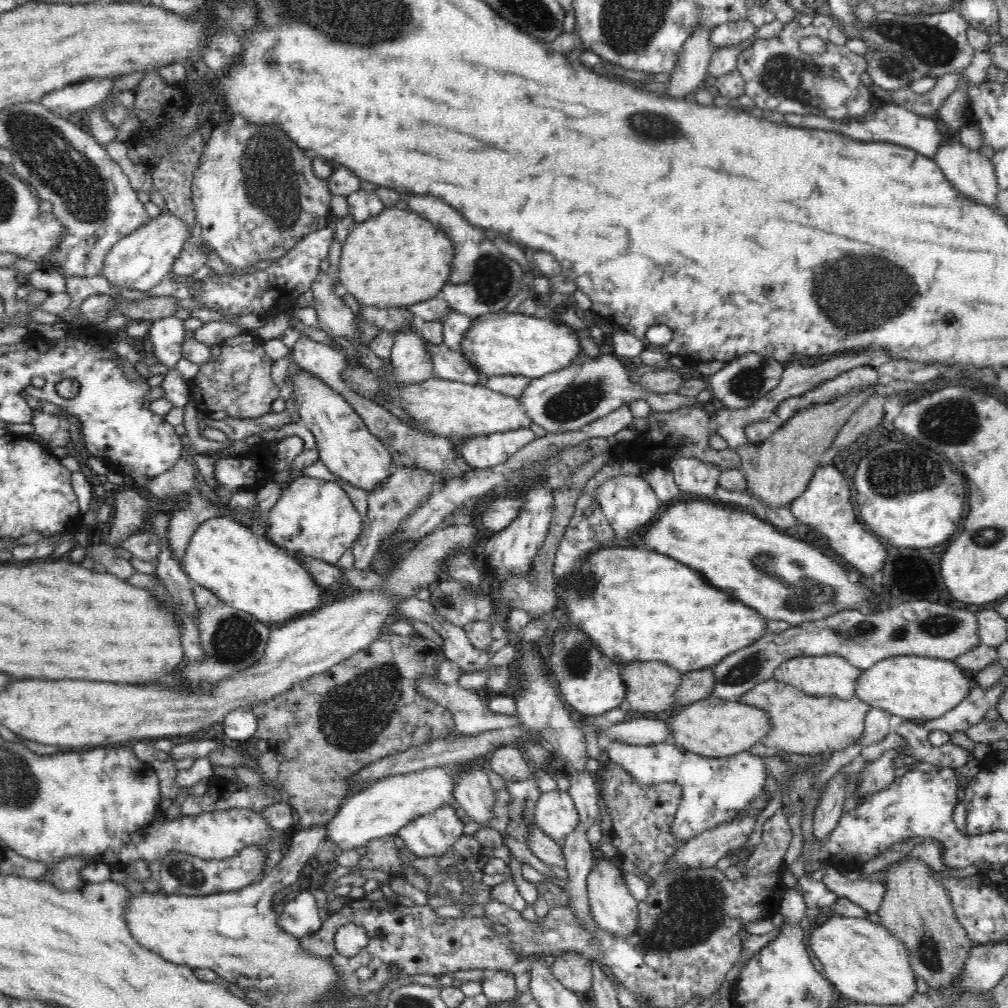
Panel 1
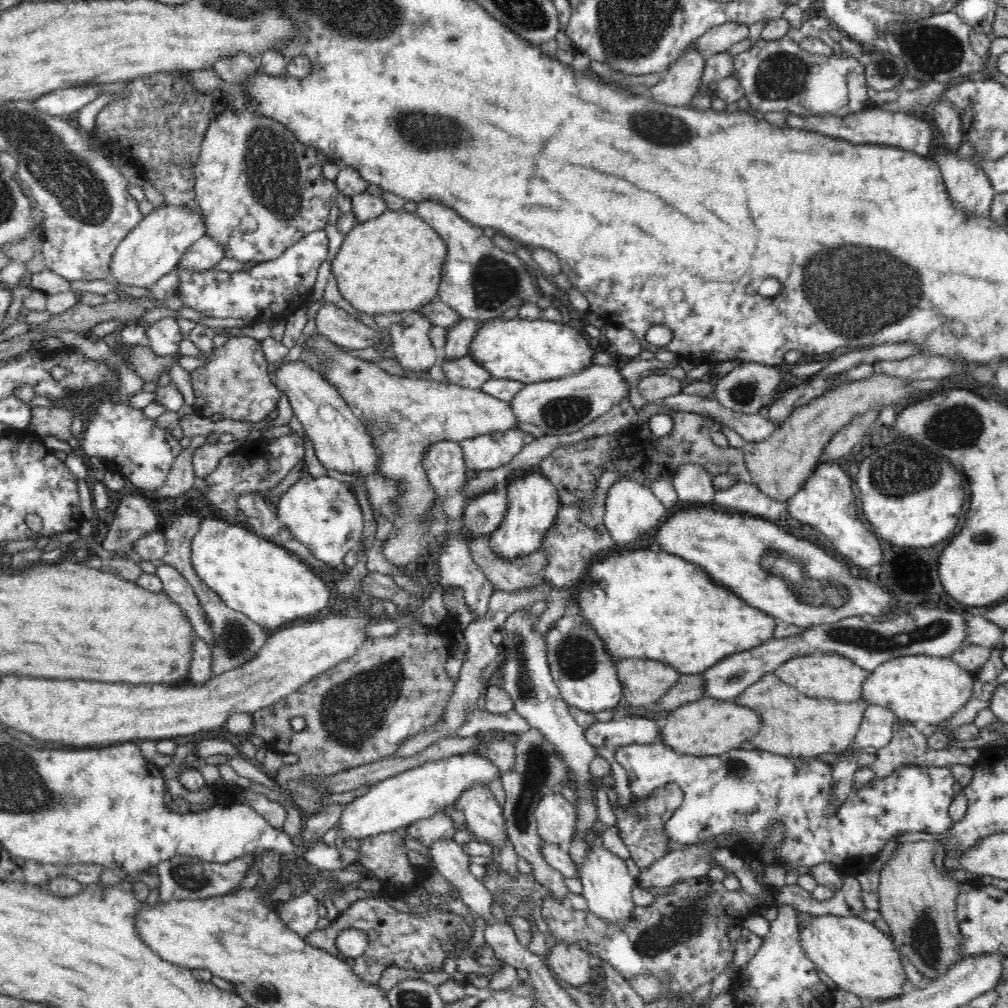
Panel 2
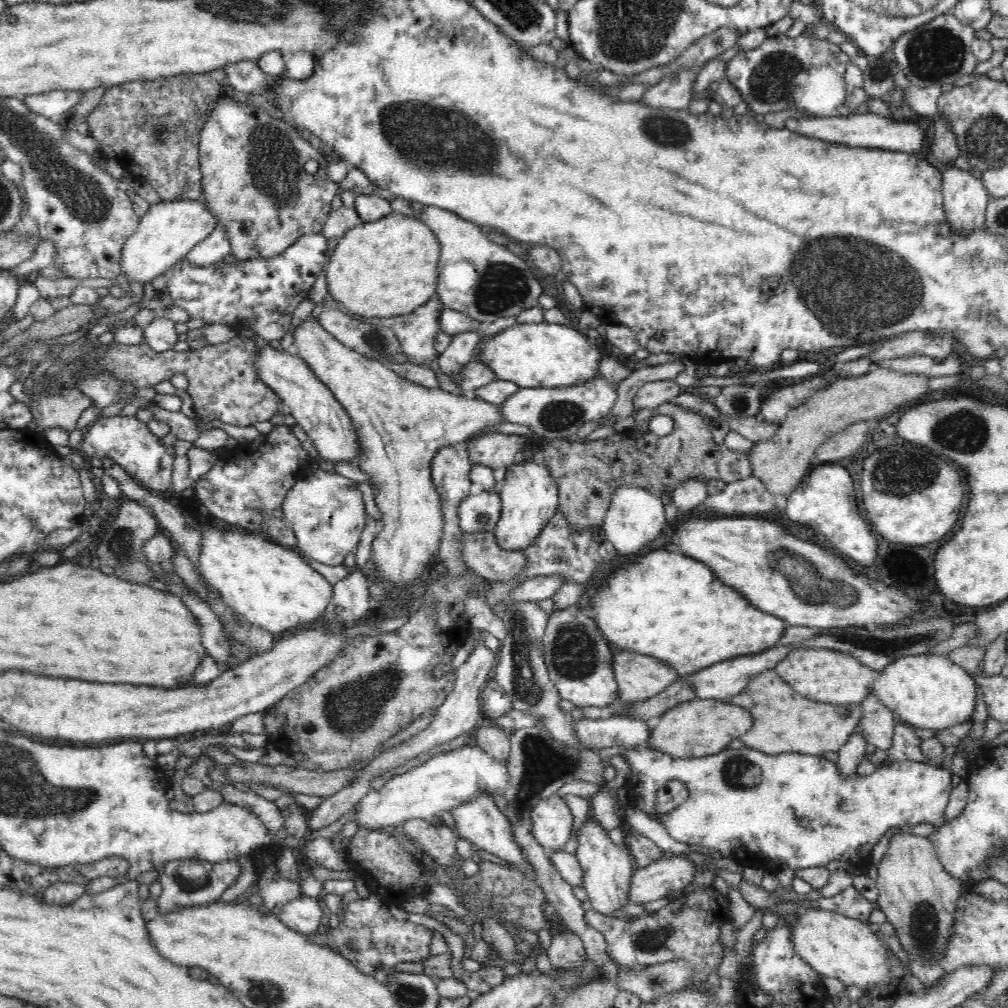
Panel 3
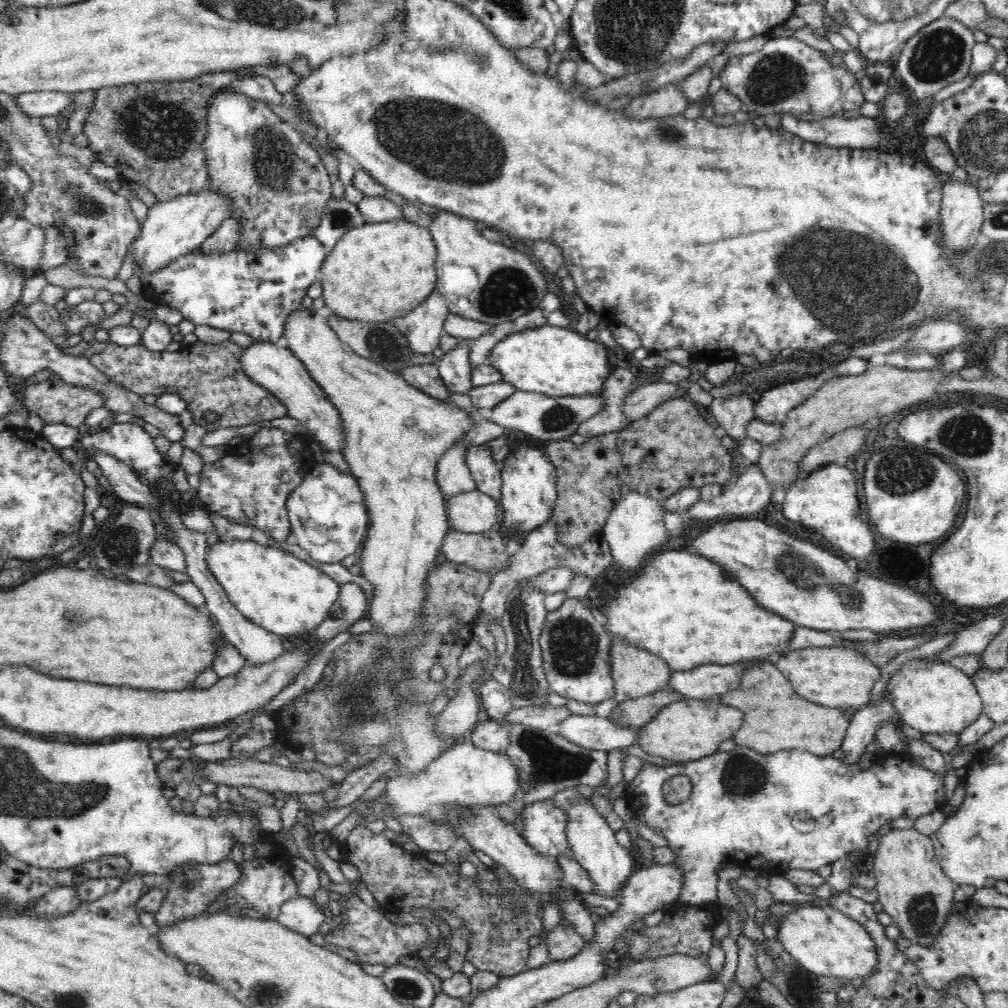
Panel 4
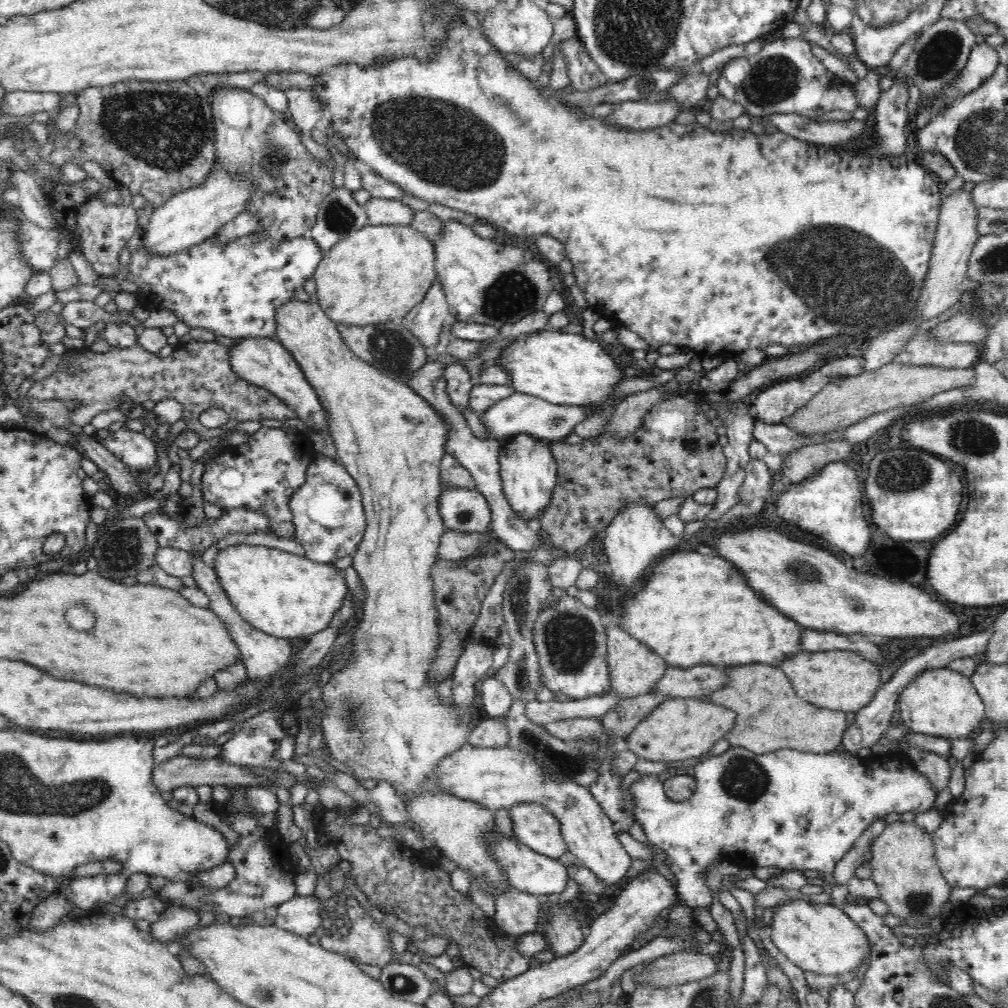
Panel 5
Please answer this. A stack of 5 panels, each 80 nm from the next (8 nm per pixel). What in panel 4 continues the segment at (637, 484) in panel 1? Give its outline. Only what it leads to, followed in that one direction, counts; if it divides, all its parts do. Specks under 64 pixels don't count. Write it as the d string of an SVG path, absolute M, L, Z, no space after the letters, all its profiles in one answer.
M637 492L626 494L614 506L614 510L611 510L605 528L602 531L604 541L610 547L613 564L620 566L626 574L635 574L635 571L639 570L644 564L644 560L648 558L648 554L652 550L656 550L658 546L666 544L671 538L665 526L664 515L665 510L661 506L661 501Z

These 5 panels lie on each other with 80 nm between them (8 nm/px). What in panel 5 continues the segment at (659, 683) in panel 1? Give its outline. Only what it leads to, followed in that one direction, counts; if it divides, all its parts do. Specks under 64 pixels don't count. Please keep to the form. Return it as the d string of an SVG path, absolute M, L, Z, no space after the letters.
M608 622L605 629L607 634L607 663L612 690L618 693L620 700L650 693L657 682L662 680L666 674L667 662L648 646L626 633L624 629L620 629L618 622Z

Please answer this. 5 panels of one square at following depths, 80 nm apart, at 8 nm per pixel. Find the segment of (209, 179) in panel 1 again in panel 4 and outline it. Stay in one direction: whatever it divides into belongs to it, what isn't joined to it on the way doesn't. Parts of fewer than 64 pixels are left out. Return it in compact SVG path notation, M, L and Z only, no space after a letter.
M223 89L211 102L208 112L208 134L204 142L208 186L221 192L232 205L230 217L242 221L238 245L240 249L276 249L289 245L297 238L312 235L320 224L326 203L332 198L332 185L328 171L310 143L298 130L278 117L266 102L242 93Z

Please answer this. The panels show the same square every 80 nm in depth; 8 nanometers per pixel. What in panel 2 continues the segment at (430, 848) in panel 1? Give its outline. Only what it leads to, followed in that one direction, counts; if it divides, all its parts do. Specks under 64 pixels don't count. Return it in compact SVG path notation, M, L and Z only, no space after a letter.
M449 811L434 814L430 818L413 822L407 827L407 833L428 849L436 841L453 839L455 832L456 829L450 819Z

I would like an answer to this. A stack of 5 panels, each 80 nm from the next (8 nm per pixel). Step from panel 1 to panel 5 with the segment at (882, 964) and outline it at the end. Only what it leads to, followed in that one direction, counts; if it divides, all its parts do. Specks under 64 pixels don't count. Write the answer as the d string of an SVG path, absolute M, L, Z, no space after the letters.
M790 900L775 906L771 939L774 946L803 971L818 974L846 974L862 964L871 945L868 936L840 908L831 904L812 904L806 900Z

